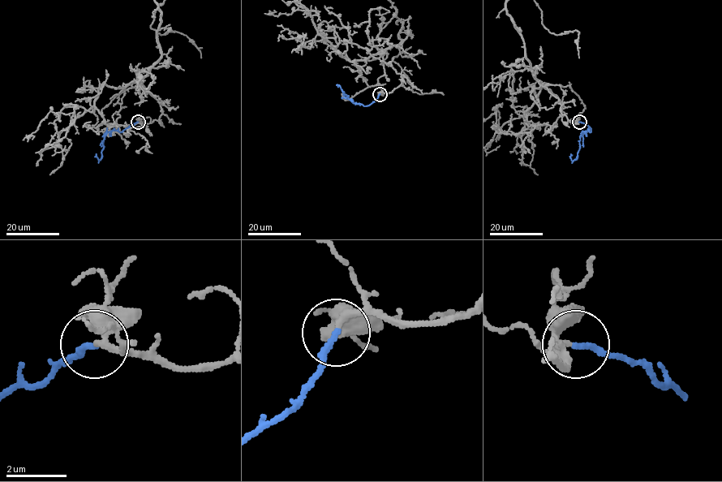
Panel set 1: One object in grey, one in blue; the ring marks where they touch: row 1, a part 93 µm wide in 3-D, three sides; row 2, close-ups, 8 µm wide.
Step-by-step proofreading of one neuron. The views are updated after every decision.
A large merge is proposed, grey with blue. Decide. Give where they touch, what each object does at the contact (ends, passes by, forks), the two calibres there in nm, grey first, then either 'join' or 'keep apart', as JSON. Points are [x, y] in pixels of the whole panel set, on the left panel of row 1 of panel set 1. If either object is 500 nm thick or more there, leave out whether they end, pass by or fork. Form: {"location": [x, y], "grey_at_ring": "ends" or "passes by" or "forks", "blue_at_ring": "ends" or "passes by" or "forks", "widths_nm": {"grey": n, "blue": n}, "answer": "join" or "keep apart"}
{"location": [138, 122], "grey_at_ring": "passes by", "blue_at_ring": "ends", "widths_nm": {"grey": 200, "blue": 200}, "answer": "join"}

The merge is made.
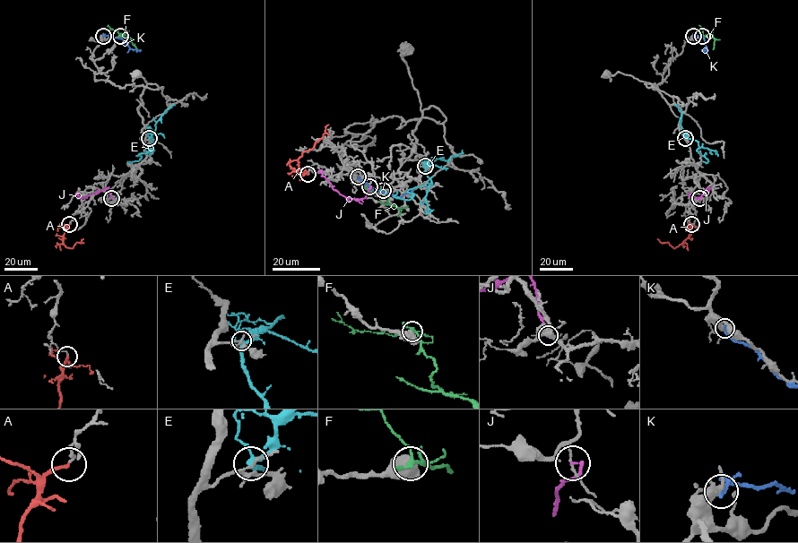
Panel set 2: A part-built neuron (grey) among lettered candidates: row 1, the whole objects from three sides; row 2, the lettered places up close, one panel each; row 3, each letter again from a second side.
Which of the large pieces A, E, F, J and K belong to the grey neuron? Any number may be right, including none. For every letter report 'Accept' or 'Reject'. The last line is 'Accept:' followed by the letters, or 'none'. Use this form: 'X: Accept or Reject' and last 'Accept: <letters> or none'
A: Reject
E: Reject
F: Reject
J: Reject
K: Reject
Accept: none

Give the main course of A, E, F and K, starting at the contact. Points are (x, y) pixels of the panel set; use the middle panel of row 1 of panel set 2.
A: (307, 174), (298, 171), (298, 159), (322, 138), (328, 124)
E: (425, 166), (431, 185), (428, 184), (410, 189), (408, 192), (413, 195), (409, 200), (395, 197), (396, 191)
F: (382, 190), (388, 199), (387, 203), (399, 209), (408, 206)
K: (358, 176), (375, 190), (398, 196), (410, 193), (413, 189)

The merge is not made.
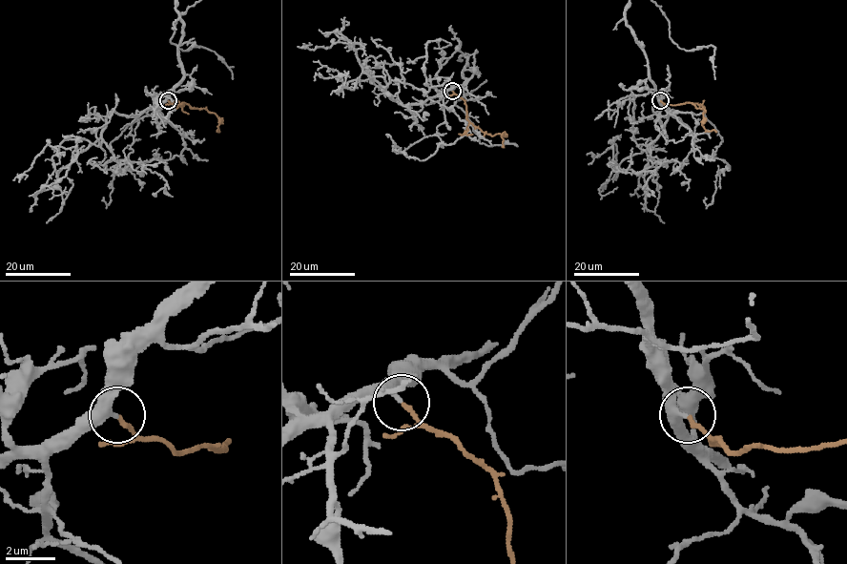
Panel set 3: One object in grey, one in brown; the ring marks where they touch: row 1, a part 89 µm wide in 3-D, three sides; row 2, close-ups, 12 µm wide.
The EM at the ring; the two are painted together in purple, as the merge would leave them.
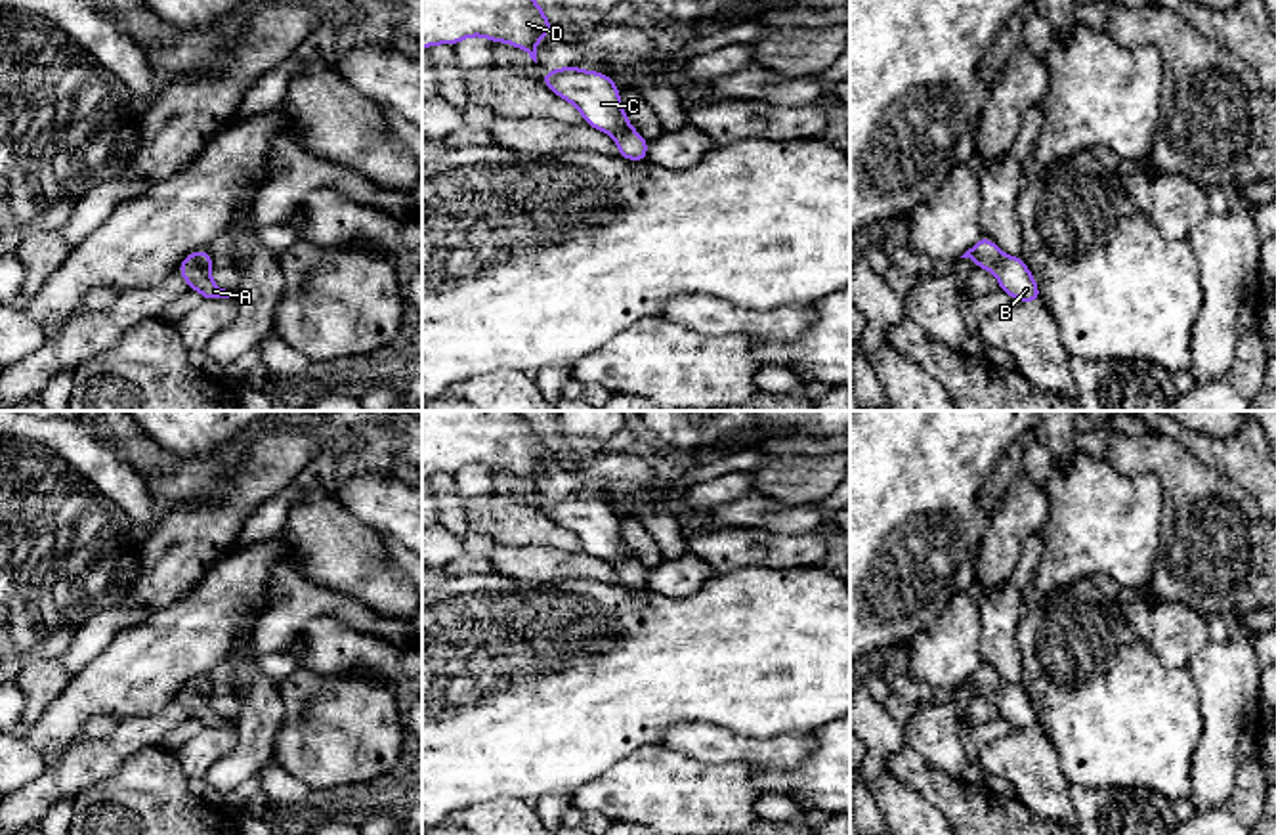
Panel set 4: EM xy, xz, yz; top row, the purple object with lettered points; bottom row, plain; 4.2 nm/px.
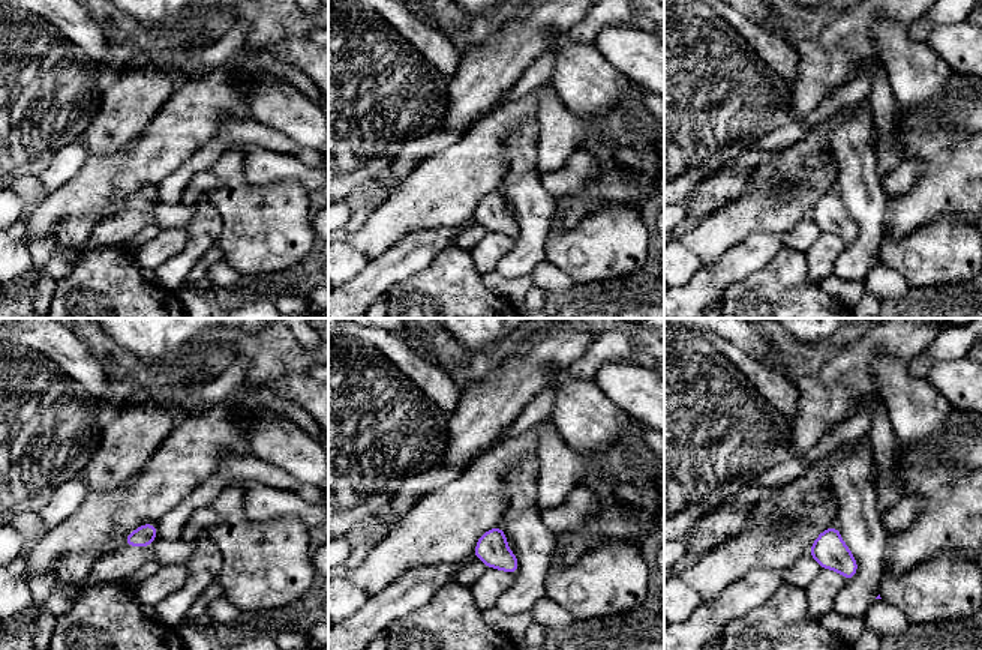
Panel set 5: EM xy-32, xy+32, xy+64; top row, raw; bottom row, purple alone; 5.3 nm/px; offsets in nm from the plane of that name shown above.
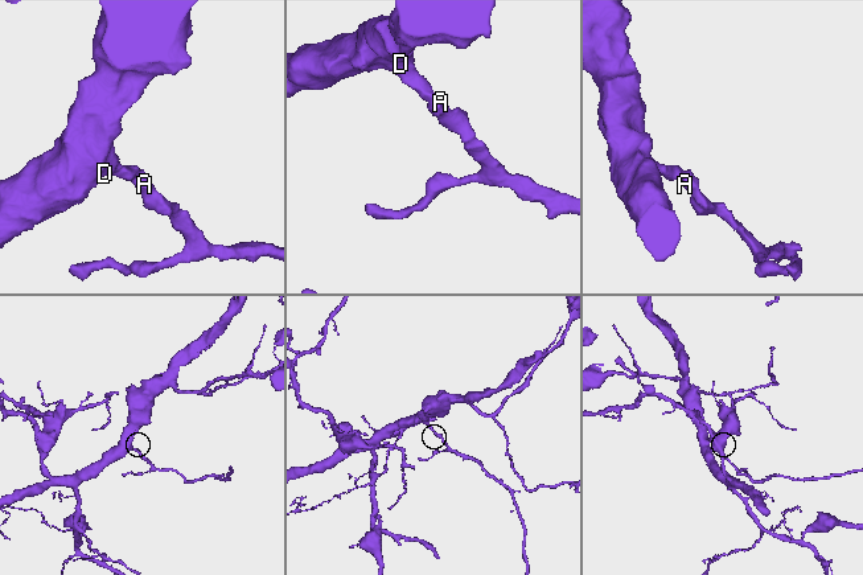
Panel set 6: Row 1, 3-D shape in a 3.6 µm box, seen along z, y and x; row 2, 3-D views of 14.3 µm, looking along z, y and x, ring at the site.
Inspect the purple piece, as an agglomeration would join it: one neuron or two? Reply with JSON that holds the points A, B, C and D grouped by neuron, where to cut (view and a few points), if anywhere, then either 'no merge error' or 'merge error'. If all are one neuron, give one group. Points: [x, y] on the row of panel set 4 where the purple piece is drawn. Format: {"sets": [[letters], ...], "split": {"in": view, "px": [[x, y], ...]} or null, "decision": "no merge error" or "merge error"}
{"sets": [["A", "B", "C", "D"]], "split": null, "decision": "no merge error"}

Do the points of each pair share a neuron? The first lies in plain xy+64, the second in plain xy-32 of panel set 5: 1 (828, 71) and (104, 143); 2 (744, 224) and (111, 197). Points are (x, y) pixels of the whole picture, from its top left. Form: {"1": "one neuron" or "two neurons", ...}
{"1": "one neuron", "2": "one neuron"}

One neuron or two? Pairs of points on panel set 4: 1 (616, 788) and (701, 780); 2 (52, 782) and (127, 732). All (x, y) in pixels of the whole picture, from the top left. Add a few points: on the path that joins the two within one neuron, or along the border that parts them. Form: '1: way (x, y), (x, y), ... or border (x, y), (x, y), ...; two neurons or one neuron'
1: way (637, 788), (680, 788); one neuron
2: way (71, 776), (88, 761), (107, 751); one neuron

